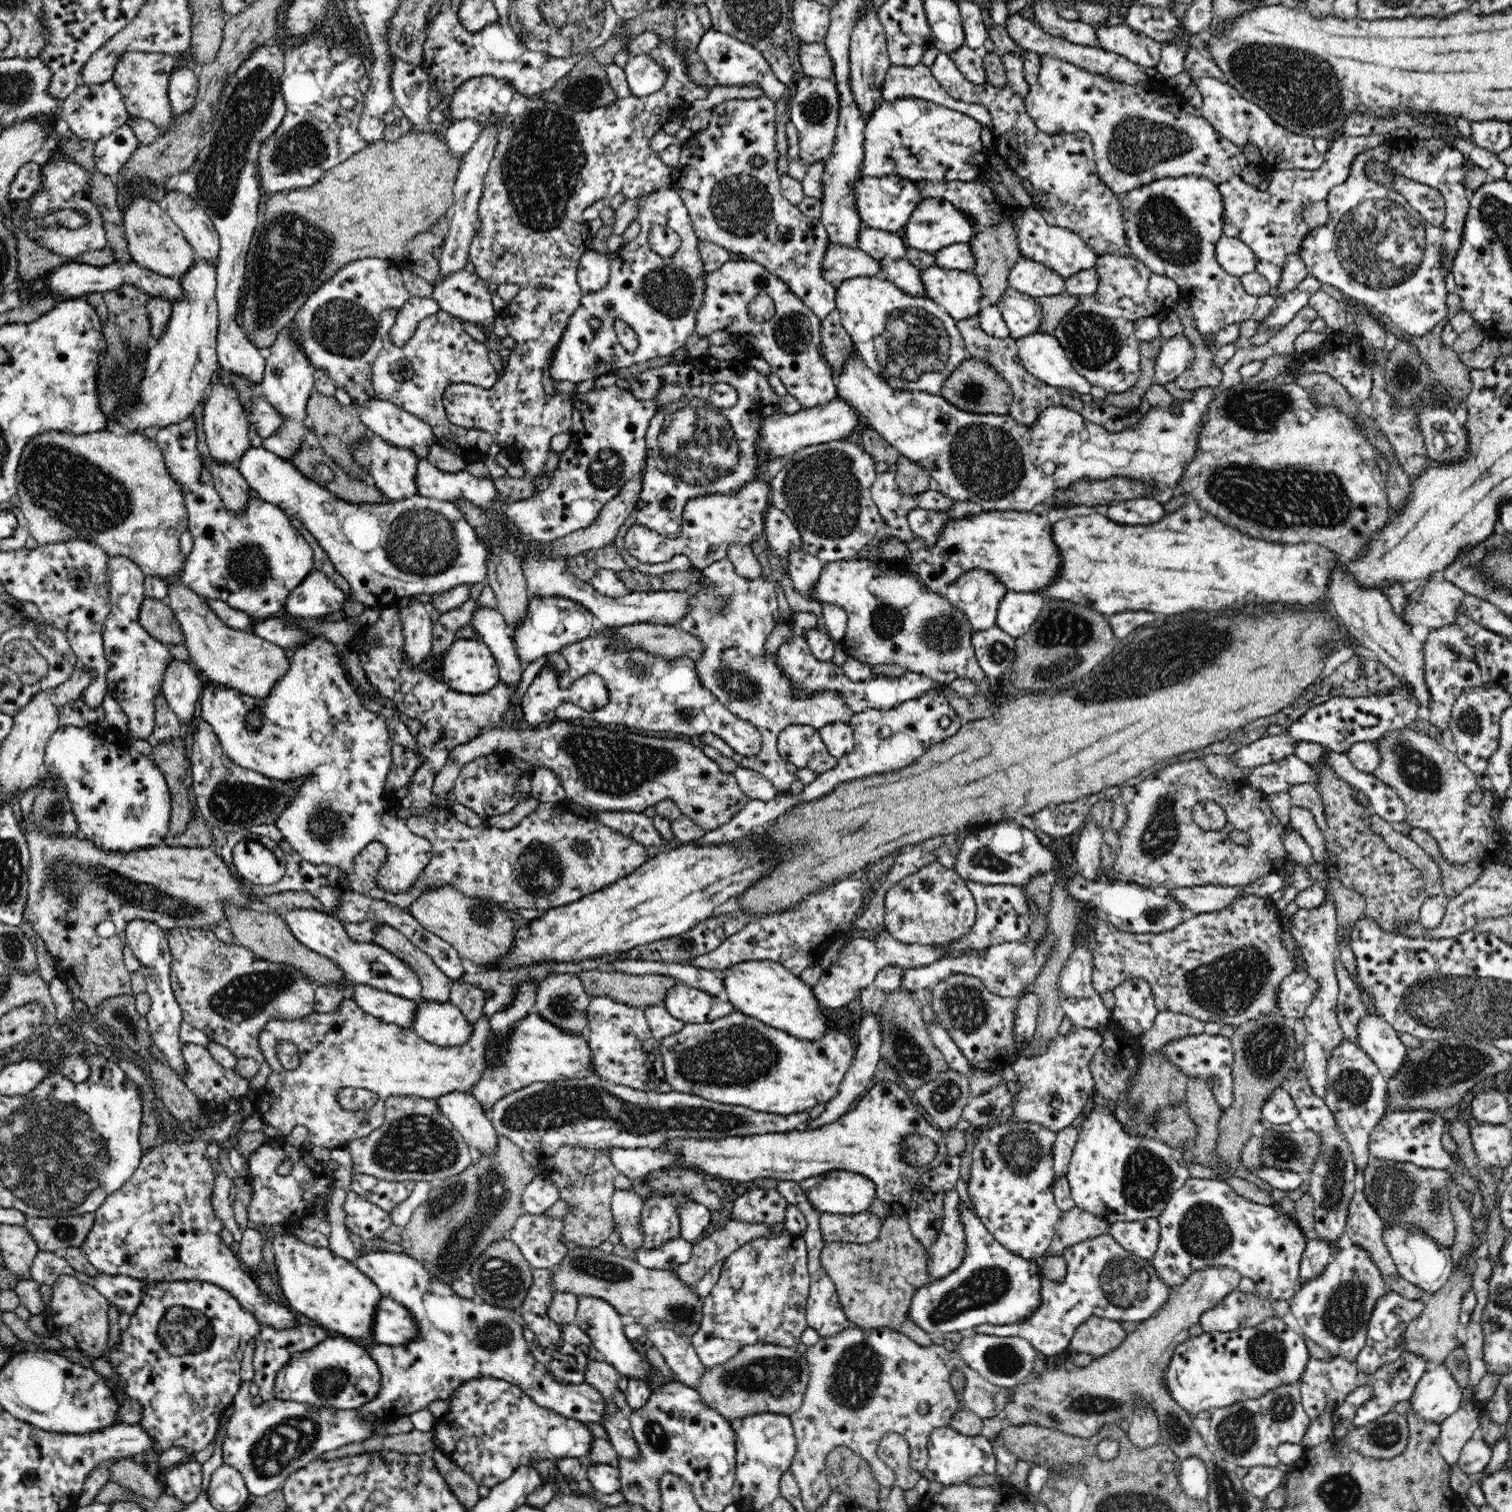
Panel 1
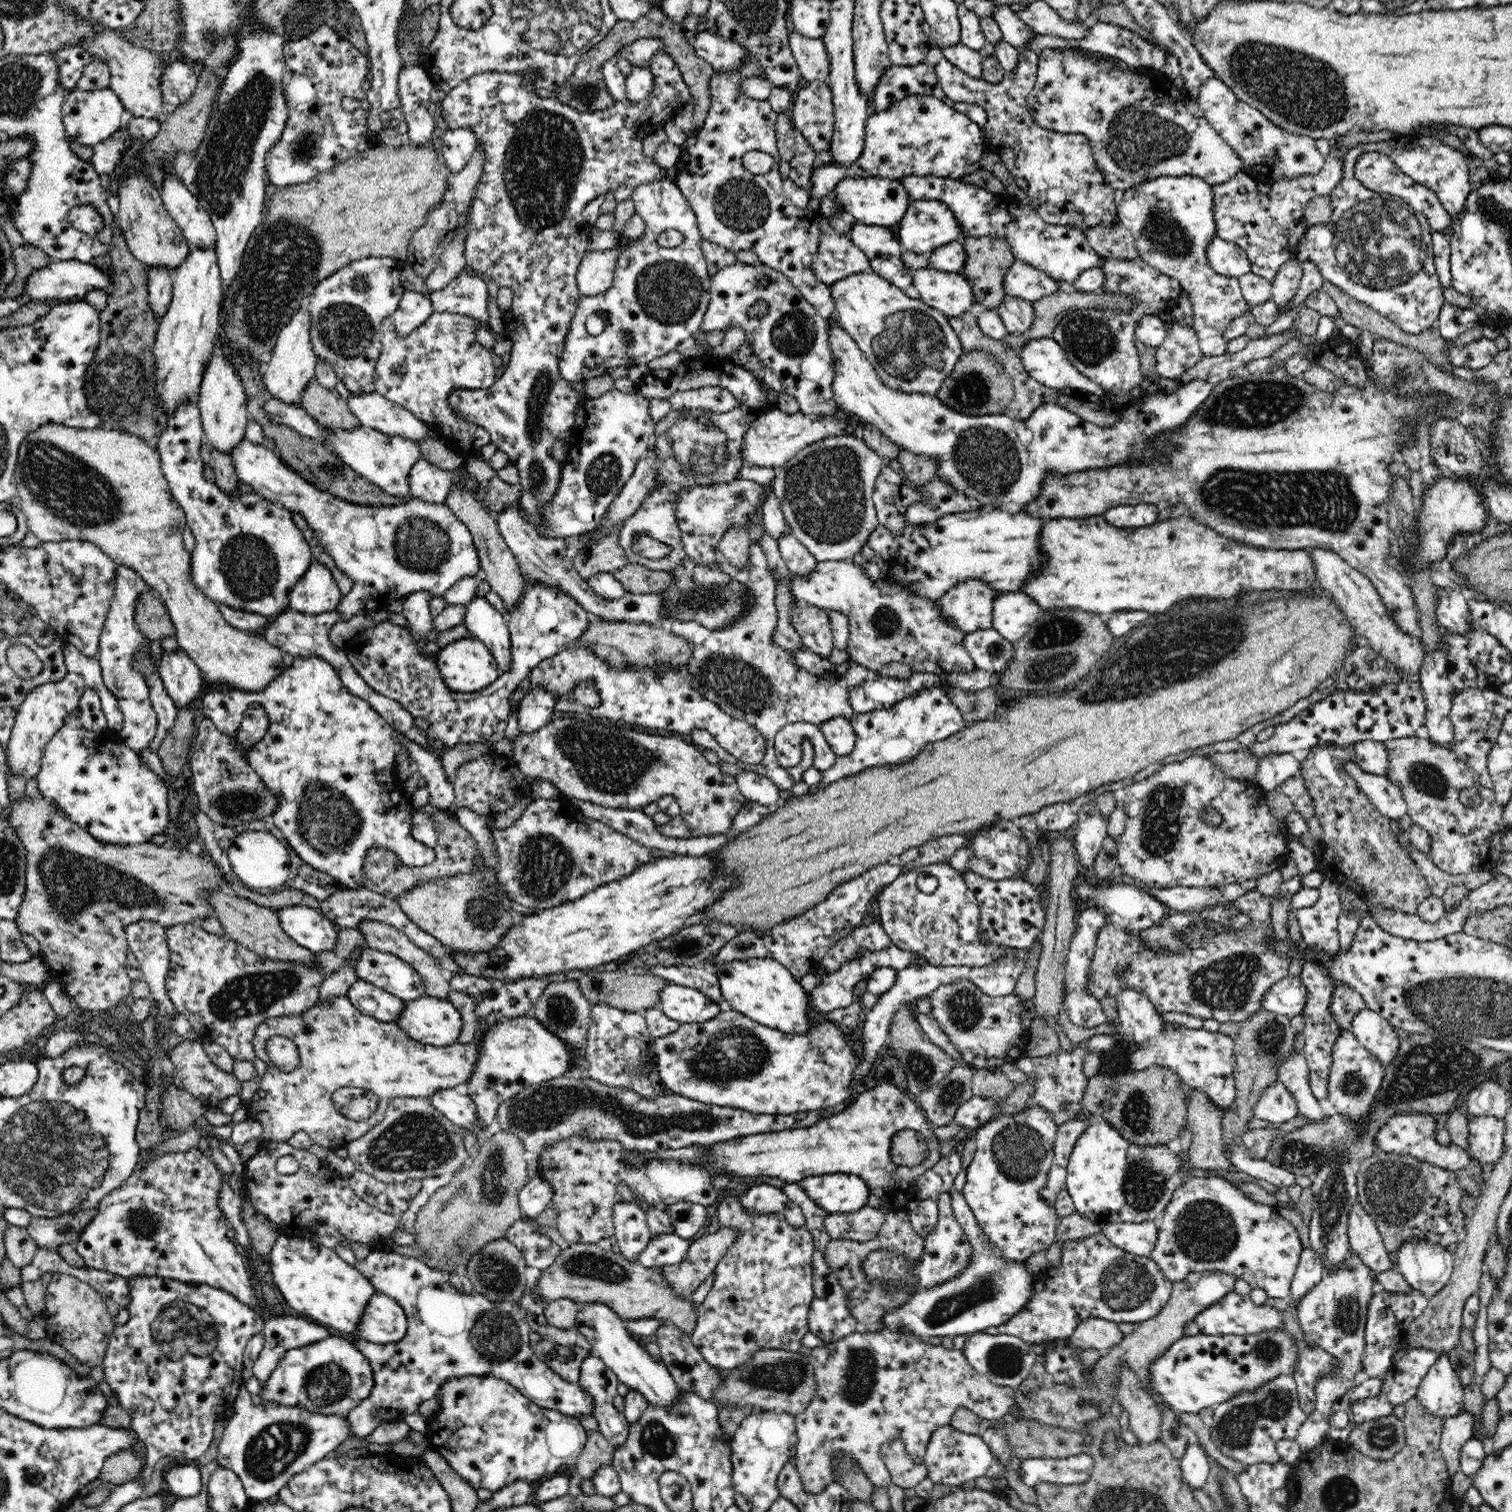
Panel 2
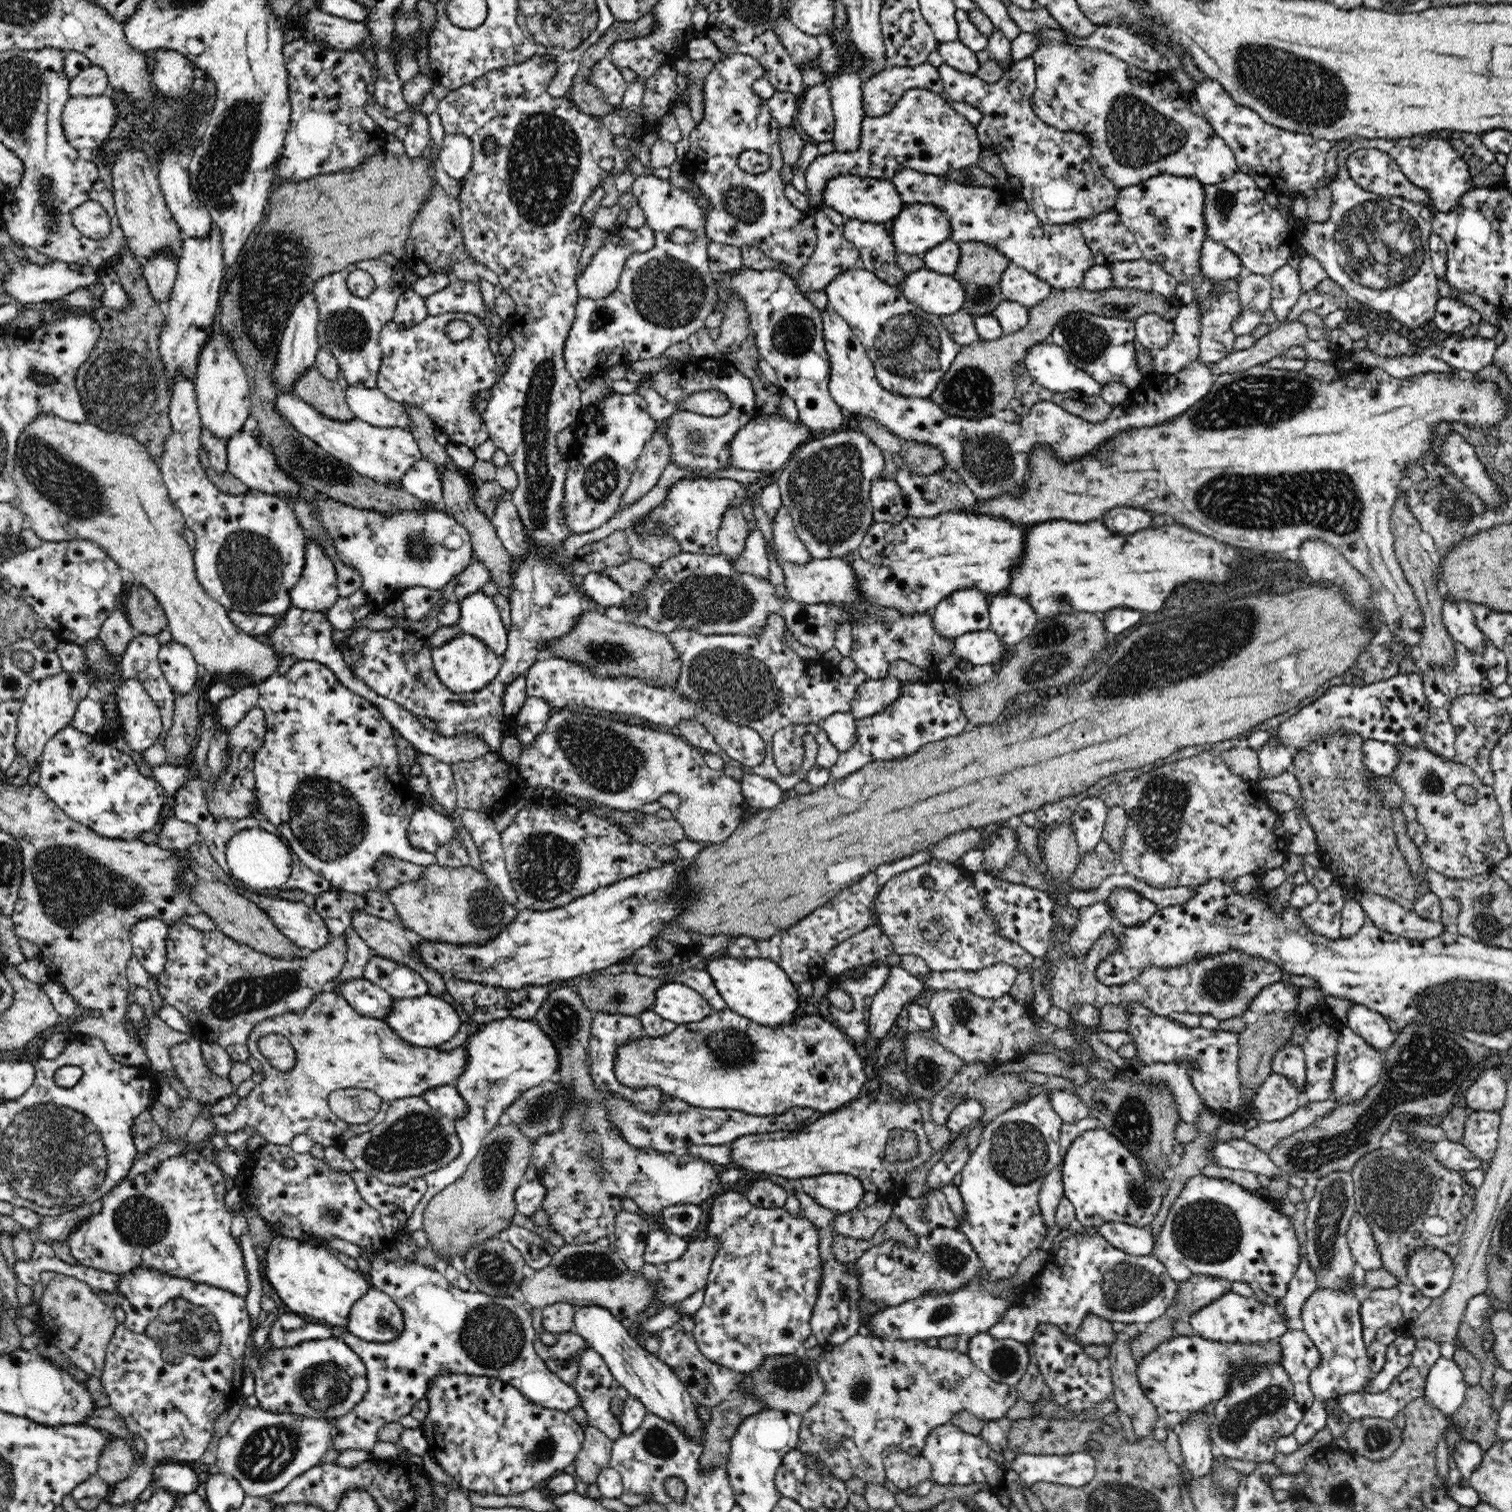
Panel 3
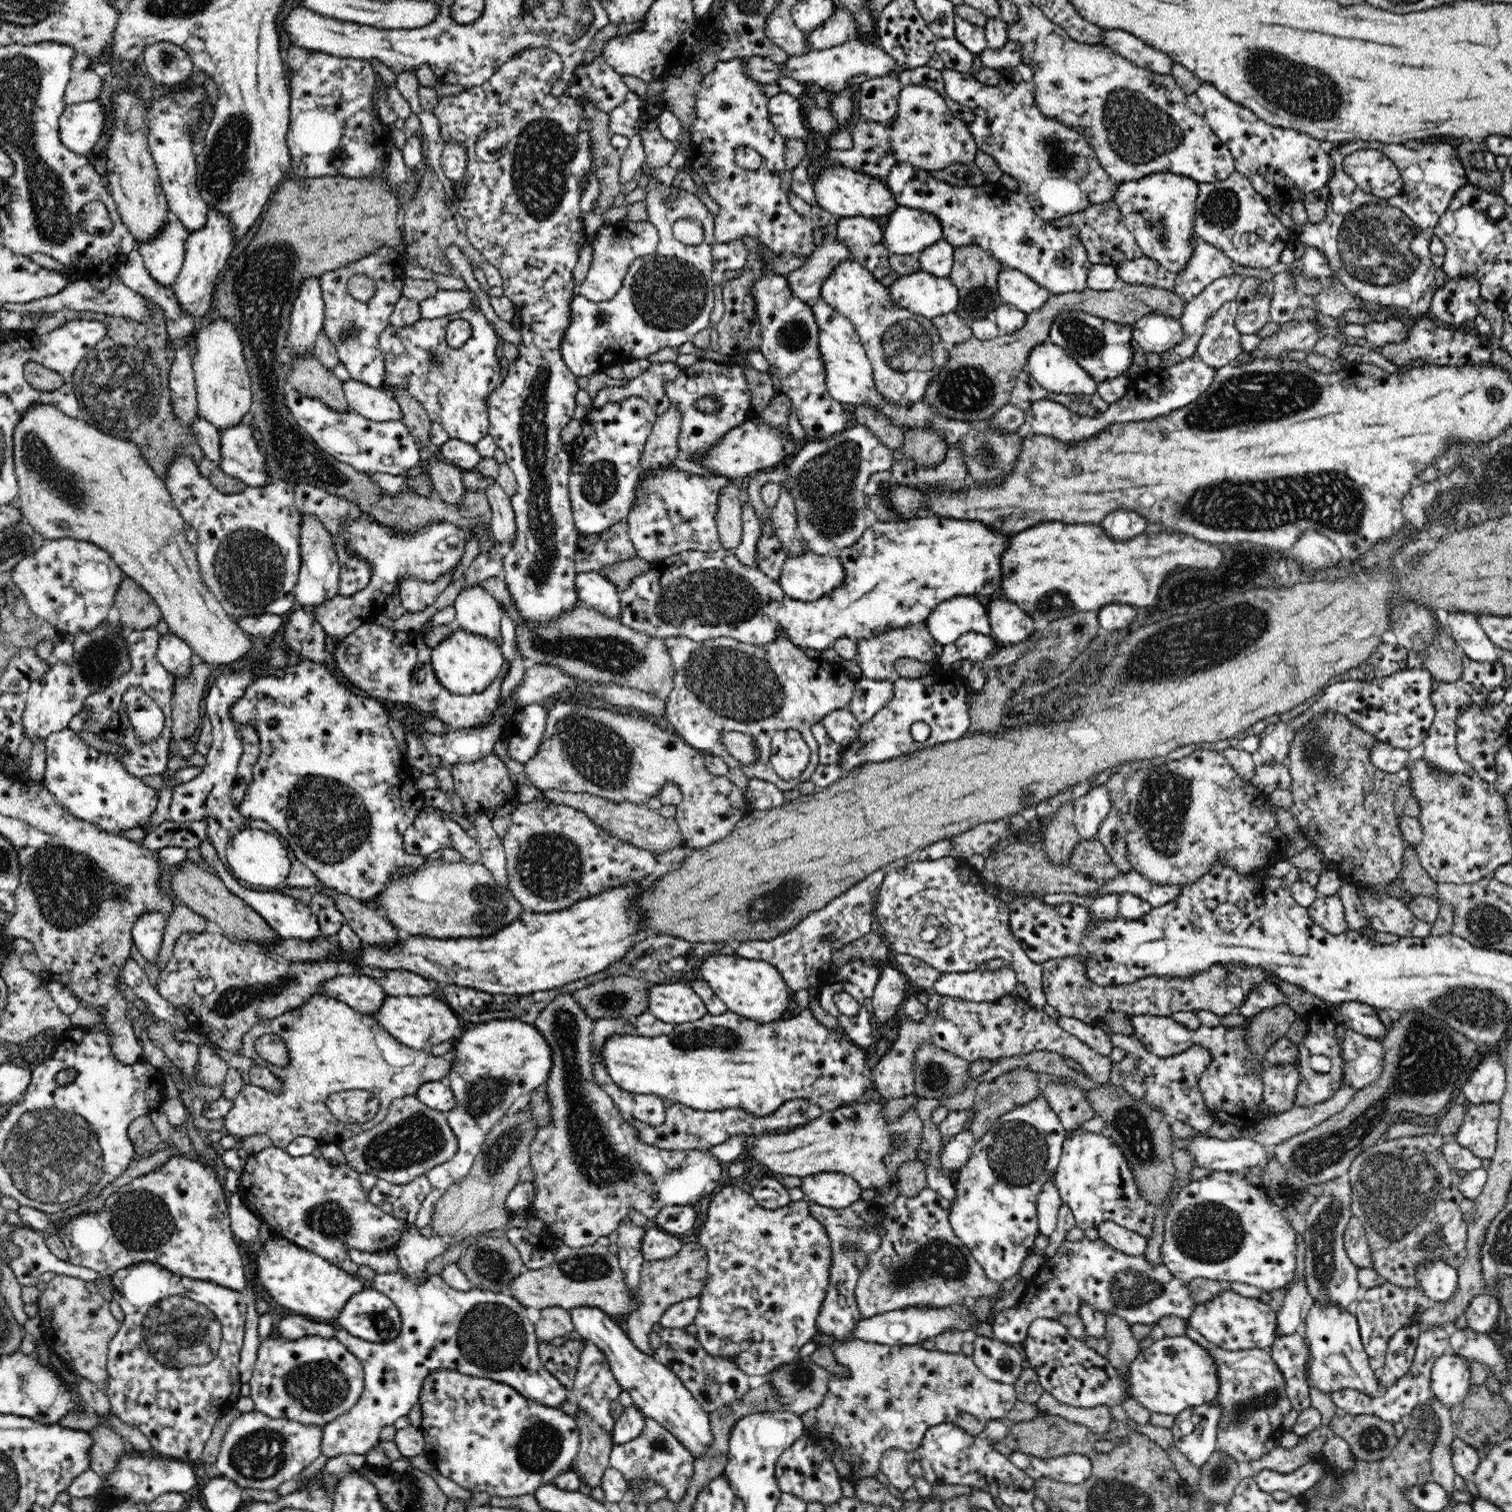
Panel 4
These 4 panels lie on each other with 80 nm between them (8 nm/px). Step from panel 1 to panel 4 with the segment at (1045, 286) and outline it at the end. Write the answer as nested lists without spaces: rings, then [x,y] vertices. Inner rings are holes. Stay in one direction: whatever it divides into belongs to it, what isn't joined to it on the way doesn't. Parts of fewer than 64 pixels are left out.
[[[1003,268],[997,278],[997,287],[1003,303],[1026,314],[1044,306],[1051,295],[1027,274],[1016,269]]]

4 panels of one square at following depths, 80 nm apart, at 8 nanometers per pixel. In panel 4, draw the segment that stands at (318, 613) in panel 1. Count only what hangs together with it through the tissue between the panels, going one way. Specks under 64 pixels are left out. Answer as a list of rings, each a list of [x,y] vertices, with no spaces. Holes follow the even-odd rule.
[[[301,515],[299,524],[299,547],[301,567],[294,587],[294,598],[297,606],[312,608],[324,604],[339,592],[340,559],[336,555],[335,535],[330,533],[316,515]]]

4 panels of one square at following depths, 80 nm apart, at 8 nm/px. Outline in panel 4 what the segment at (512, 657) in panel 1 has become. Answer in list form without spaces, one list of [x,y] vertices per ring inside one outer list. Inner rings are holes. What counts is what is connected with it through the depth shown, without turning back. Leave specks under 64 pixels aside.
[[[481,585],[462,588],[454,603],[455,626],[480,634],[501,646],[501,606]]]

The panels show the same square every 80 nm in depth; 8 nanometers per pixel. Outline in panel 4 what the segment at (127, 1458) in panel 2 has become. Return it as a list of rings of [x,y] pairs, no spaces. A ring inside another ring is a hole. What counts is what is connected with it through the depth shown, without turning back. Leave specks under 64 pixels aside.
[[[105,1426],[90,1430],[90,1437],[94,1444],[88,1451],[89,1468],[105,1477],[116,1468],[119,1458],[126,1454],[125,1439]]]

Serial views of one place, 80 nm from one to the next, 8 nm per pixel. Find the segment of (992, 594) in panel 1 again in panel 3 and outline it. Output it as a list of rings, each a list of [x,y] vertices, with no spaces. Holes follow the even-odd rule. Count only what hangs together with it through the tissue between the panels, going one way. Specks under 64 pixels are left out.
[[[964,588],[956,590],[950,596],[944,598],[942,602],[936,605],[932,616],[935,631],[944,638],[956,638],[978,630],[988,630],[990,628],[989,614],[990,596],[987,593],[980,592],[977,588]]]

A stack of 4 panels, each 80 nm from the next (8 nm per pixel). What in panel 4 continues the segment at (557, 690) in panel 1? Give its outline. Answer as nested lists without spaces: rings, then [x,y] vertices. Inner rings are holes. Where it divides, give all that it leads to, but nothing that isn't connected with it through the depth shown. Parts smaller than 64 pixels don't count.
[[[532,703],[516,710],[512,718],[515,731],[508,738],[508,754],[512,760],[526,764],[537,754],[547,727],[547,709]]]

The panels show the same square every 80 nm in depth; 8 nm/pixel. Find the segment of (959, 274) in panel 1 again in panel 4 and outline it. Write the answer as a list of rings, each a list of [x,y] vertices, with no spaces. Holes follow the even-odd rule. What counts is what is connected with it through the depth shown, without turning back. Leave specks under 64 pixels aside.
[[[922,270],[898,277],[888,289],[896,306],[930,319],[954,311],[960,298],[949,277],[940,278]]]

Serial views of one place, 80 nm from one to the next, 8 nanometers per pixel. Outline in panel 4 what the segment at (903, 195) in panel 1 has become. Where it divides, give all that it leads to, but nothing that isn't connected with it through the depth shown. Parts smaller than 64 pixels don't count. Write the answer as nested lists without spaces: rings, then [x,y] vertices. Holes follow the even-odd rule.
[[[828,165],[813,180],[815,201],[837,217],[866,217],[877,220],[880,216],[891,215],[898,206],[892,191],[884,180],[856,172],[842,165]]]

